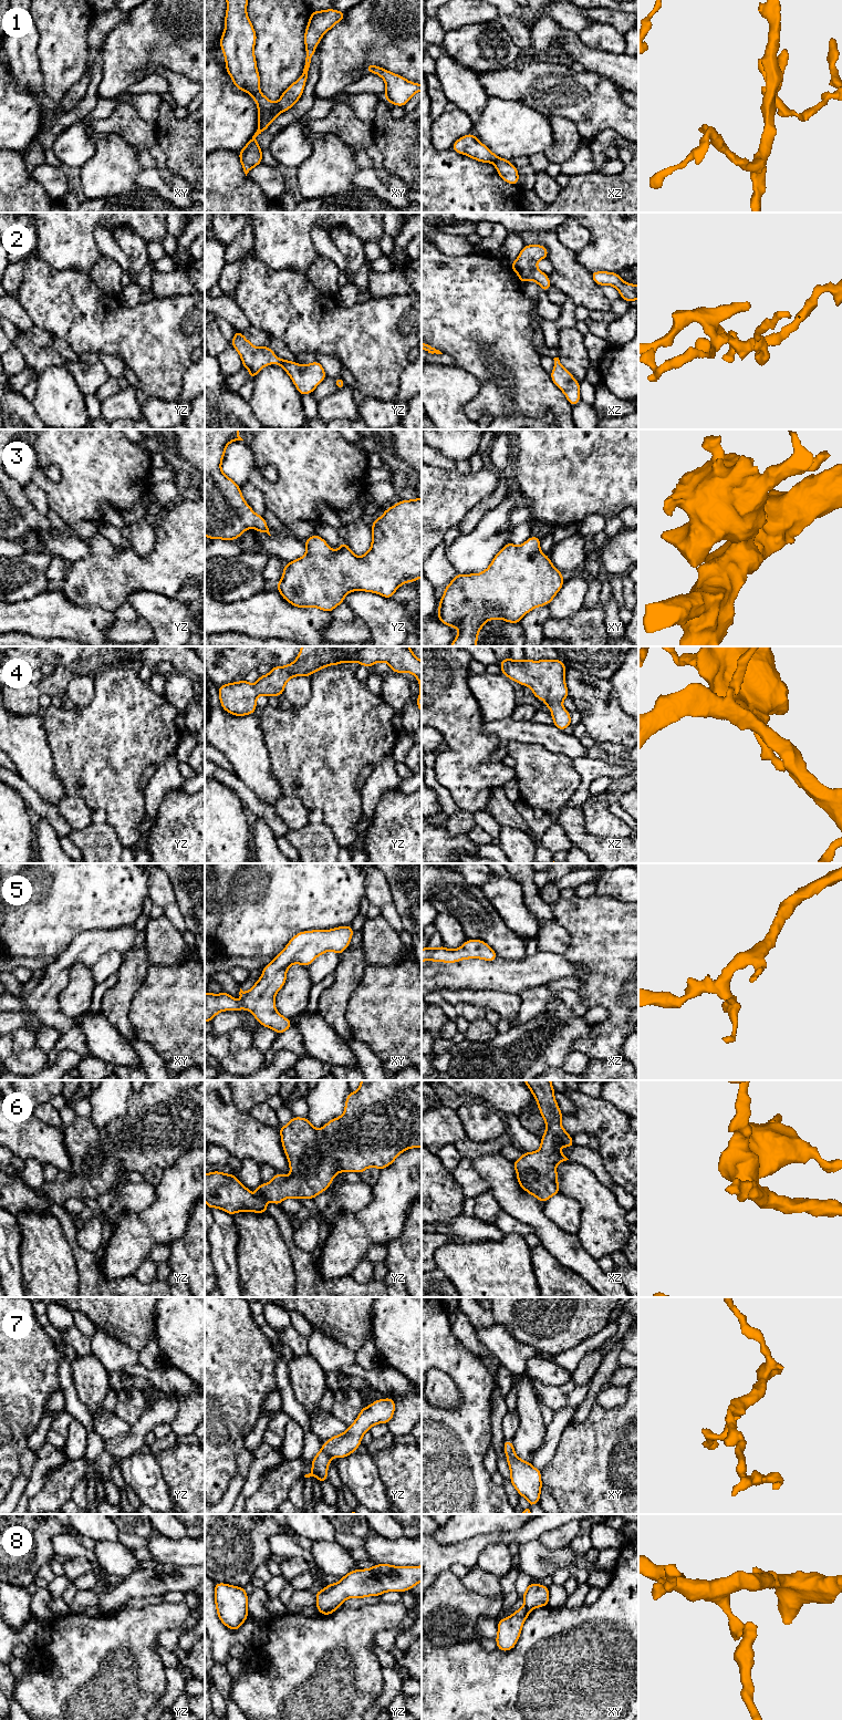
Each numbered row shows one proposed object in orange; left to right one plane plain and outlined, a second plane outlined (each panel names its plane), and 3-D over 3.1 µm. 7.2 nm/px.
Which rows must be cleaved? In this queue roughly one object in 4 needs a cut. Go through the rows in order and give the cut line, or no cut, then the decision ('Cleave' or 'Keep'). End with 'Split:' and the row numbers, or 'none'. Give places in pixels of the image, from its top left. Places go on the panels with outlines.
1: Split along xy (277, 103), (282, 111). Cleave
2: No split. Keep
3: No split. Keep
4: No split. Keep
5: No split. Keep
6: No split. Keep
7: No split. Keep
8: Split along xy (525, 1605), (529, 1612). Cleave
Split: 1, 8

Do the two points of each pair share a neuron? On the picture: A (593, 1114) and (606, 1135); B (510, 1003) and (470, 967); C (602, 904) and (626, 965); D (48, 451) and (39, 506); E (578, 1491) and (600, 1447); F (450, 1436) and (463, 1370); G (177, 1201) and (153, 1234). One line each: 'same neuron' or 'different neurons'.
A: same neuron
B: different neurons
C: same neuron
D: different neurons
E: same neuron
F: same neuron
G: same neuron

